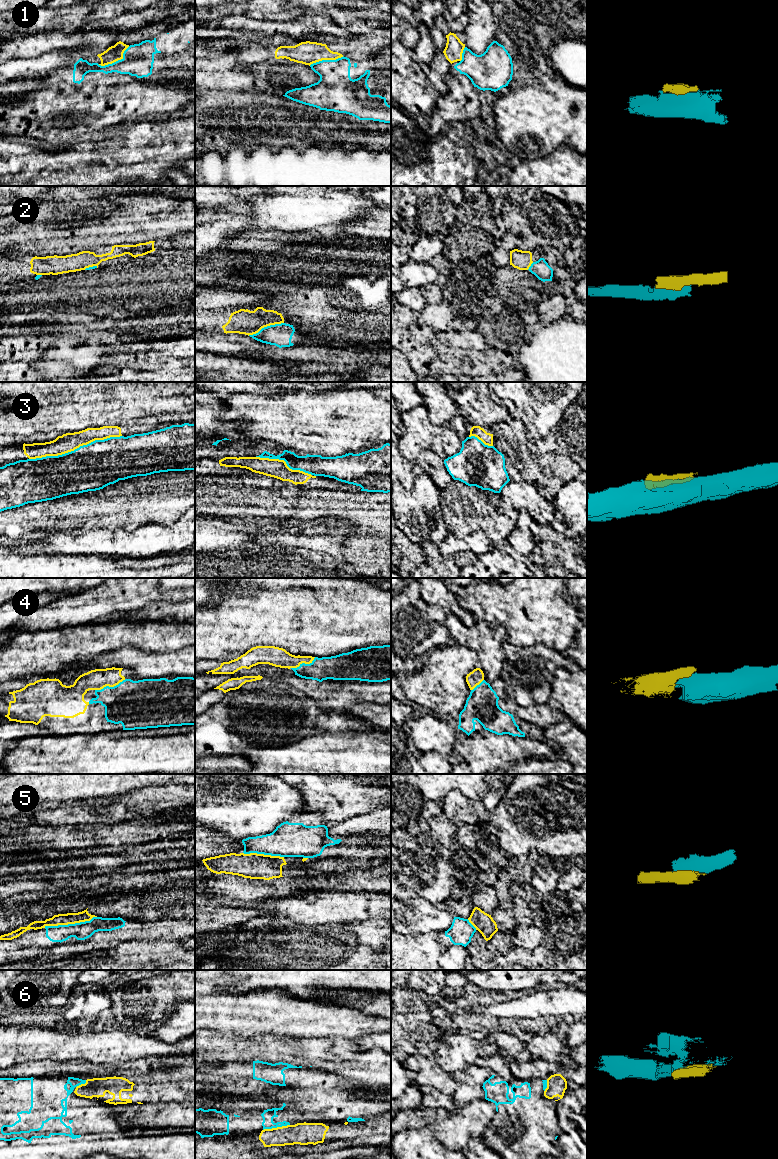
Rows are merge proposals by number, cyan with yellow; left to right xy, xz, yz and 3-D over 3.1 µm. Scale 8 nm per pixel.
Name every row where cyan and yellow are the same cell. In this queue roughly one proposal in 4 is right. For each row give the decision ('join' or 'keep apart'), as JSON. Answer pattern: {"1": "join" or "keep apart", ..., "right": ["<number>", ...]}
{"1": "keep apart", "2": "keep apart", "3": "keep apart", "4": "join", "5": "keep apart", "6": "keep apart", "right": ["4"]}

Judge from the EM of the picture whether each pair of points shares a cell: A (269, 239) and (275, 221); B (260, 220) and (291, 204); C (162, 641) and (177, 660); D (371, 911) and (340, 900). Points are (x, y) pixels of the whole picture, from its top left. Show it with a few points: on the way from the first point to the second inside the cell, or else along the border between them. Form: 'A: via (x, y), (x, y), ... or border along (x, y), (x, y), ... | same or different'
A: border along (251, 228), (296, 232) | different
B: via (268, 213), (283, 212) | same
C: border along (184, 647), (168, 652) | different
D: via (364, 906), (348, 906) | same

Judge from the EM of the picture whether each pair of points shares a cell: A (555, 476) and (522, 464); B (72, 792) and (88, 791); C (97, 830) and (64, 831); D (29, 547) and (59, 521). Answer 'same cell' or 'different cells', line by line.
A: same cell
B: same cell
C: same cell
D: different cells

